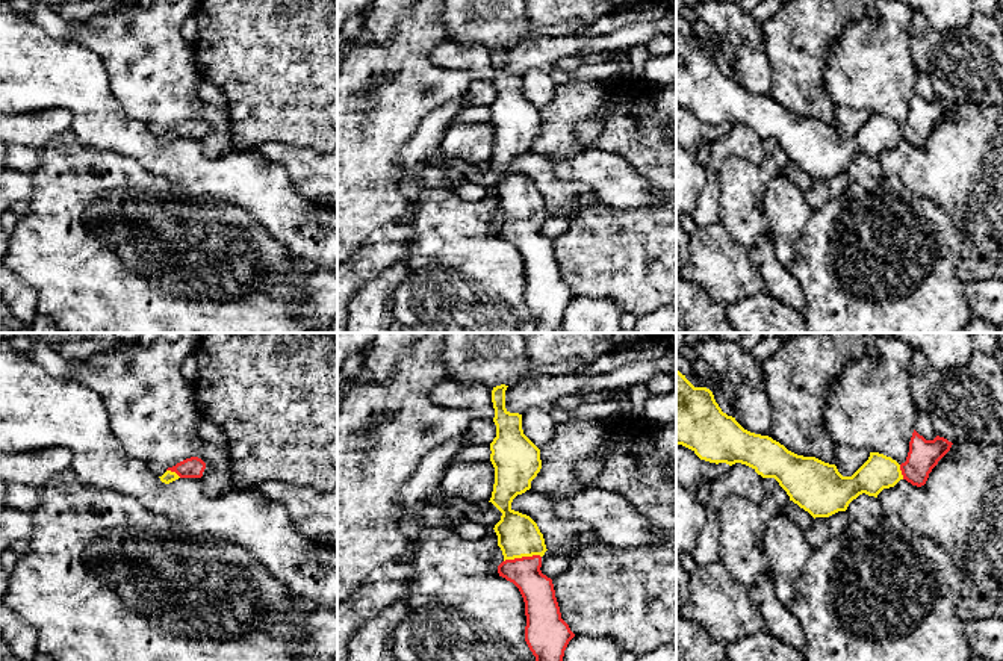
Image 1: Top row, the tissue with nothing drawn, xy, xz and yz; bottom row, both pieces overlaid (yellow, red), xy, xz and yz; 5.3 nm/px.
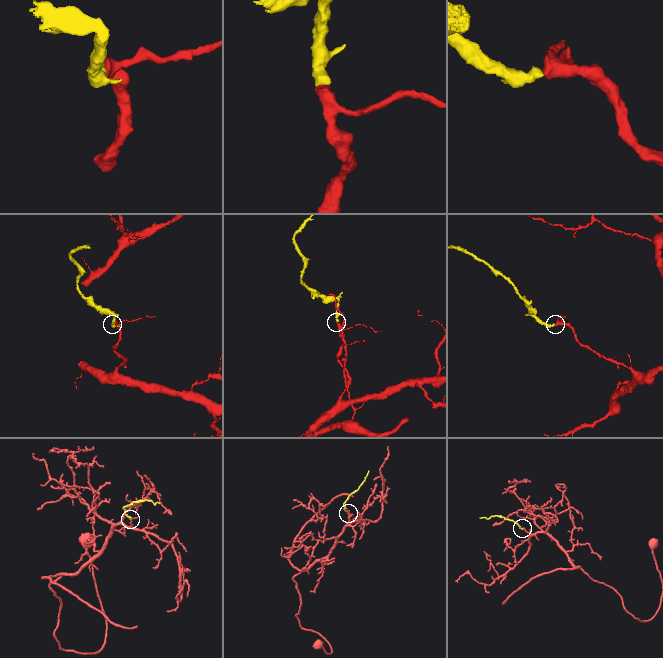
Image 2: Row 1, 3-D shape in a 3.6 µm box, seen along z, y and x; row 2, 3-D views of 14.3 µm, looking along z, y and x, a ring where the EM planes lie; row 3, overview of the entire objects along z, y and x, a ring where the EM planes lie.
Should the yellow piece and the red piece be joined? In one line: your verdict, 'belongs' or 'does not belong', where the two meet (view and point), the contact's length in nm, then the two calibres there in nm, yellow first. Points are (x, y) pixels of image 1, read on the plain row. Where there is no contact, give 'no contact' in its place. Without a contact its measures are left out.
belongs; contact xz (522, 217); length 200 nm; calibres 220 and 180 nm

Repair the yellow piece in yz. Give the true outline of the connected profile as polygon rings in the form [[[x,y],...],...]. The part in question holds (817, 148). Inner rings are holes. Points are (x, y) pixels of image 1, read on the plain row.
[[[676,30],[676,106],[691,110],[700,121],[741,124],[762,139],[775,139],[790,162],[815,180],[846,172],[862,154],[877,159],[900,141],[924,147],[953,104],[939,97],[926,101],[914,91],[905,124],[870,113],[852,138],[843,138],[835,126],[797,116],[769,97],[744,91],[722,73],[710,50],[694,48]]]

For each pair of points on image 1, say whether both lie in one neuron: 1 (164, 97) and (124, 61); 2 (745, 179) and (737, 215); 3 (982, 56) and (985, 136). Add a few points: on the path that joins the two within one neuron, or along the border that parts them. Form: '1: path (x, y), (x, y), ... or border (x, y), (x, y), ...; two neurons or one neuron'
1: path (155, 88), (133, 67); one neuron
2: path (740, 188), (739, 206); one neuron
3: border (953, 103), (981, 103), (987, 106); two neurons

